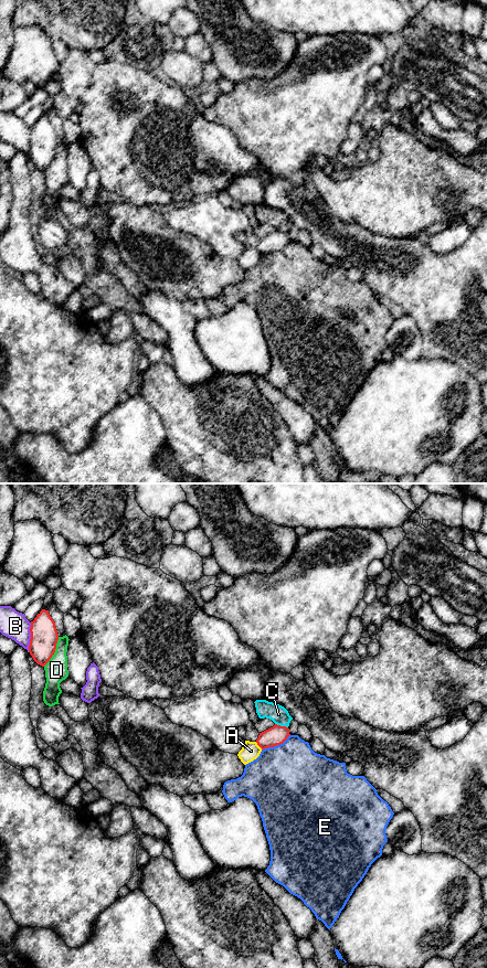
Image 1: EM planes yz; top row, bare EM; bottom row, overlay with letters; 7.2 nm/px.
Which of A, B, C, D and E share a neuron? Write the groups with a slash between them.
A / B / C / D / E

